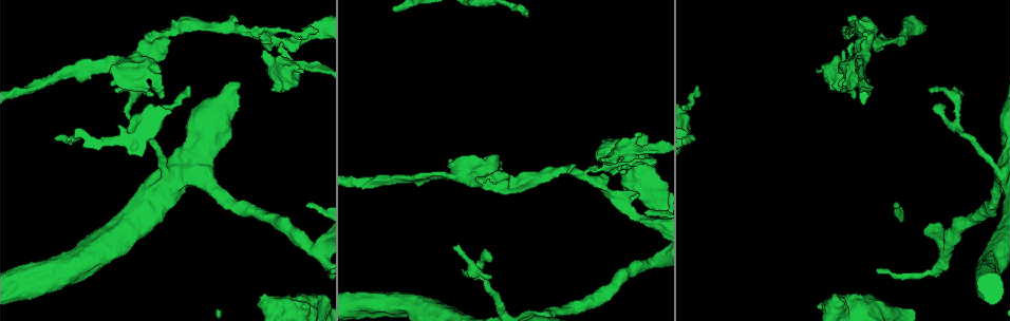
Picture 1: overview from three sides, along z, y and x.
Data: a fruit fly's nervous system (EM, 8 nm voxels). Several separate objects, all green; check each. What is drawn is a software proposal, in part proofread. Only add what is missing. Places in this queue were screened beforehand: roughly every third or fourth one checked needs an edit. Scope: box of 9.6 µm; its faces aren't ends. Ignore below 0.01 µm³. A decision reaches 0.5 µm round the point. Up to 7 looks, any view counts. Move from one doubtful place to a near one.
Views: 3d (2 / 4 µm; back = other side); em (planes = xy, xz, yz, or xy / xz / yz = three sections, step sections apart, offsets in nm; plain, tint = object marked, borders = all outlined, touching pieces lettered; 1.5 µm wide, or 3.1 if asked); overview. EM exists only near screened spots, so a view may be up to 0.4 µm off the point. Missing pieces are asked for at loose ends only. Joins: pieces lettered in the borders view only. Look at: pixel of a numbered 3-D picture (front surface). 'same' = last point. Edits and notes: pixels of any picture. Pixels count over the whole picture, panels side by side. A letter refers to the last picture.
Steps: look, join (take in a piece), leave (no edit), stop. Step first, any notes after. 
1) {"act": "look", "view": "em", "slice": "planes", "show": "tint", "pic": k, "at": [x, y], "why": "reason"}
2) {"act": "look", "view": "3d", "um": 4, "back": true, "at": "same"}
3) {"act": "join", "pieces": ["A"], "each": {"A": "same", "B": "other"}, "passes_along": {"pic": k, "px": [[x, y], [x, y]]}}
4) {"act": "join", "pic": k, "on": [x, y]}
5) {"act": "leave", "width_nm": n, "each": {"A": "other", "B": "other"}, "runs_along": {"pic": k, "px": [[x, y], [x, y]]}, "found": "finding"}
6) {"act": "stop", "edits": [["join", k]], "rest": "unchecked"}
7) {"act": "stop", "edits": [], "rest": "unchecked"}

{"act": "look", "view": "3d", "um": 4, "pic": 1, "at": [526, 15], "why": "tapers out"}

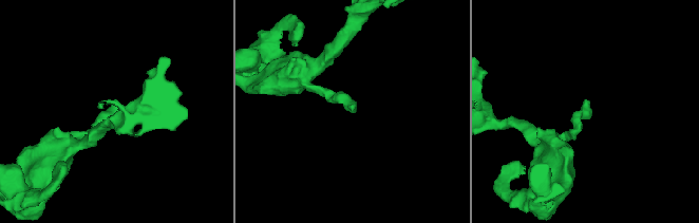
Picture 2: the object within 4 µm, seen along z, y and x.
{"act": "look", "view": "em", "slice": "xy", "step": 8, "show": "tint", "pic": 2, "at": [349, 107], "why": "shape alone is not enough"}

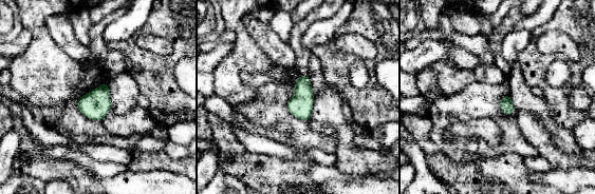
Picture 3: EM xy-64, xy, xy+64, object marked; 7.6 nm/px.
{"act": "look", "view": "em", "slice": "planes", "show": "borders", "at": "same", "why": "another direction"}

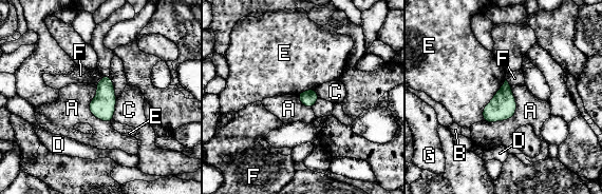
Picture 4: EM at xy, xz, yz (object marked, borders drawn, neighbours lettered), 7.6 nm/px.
{"act": "leave", "width_nm": 120, "each": {"A": "other", "B": "other", "C": "other", "D": "other", "E": "other", "F": "other", "G": "other"}, "border": {"pic": 4, "px": [[512, 85], [515, 113], [483, 121]]}, "found": "no lettered piece goes on from it"}

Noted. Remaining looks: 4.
{"act": "look", "view": "3d", "um": 4, "pic": 1, "at": [596, 157], "why": "stops while still wide"}

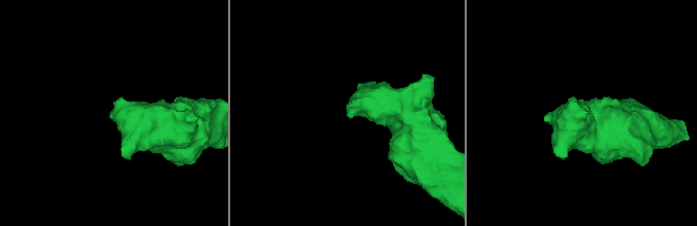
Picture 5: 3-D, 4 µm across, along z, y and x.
{"act": "look", "view": "em", "slice": "xy", "step": 4, "show": "borders", "pic": 5, "at": [349, 115]}

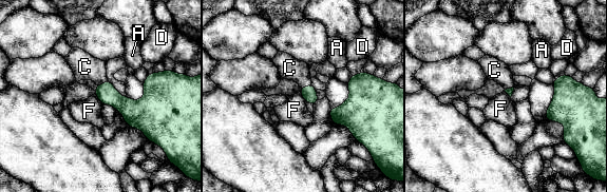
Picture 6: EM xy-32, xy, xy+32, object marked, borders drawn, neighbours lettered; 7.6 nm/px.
{"act": "look", "view": "em", "slice": "planes", "show": "borders", "at": "same", "why": "another direction"}

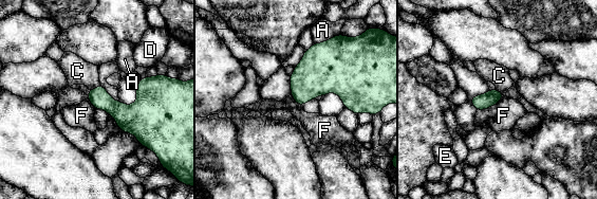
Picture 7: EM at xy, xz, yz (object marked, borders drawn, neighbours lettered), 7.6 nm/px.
{"act": "join", "pieces": ["C"], "longest_contact_nm": ["F", 260], "each": {"A": "other", "C": "same", "D": "other", "E": "other", "F": "other"}, "found": "the cell continues"}

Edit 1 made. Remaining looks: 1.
{"act": "stop", "edits": [["join", 7]], "rest": "unchecked"}

